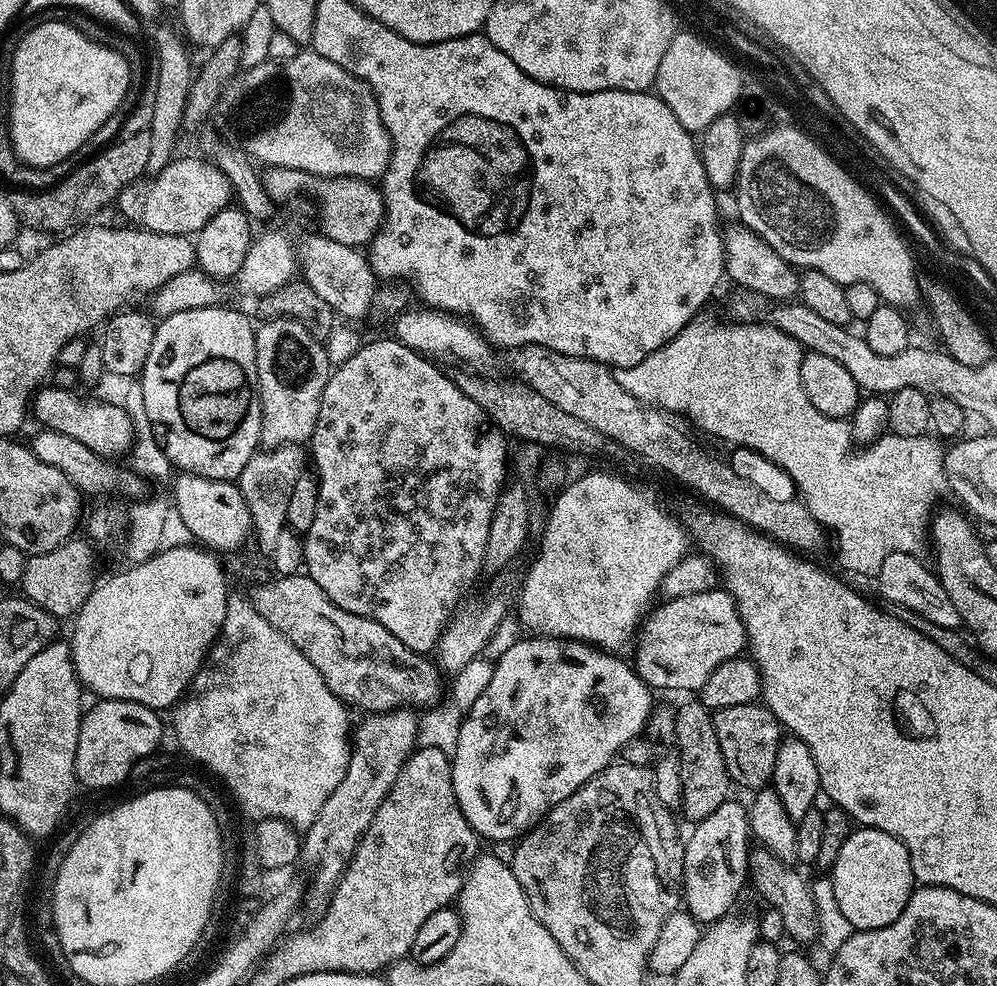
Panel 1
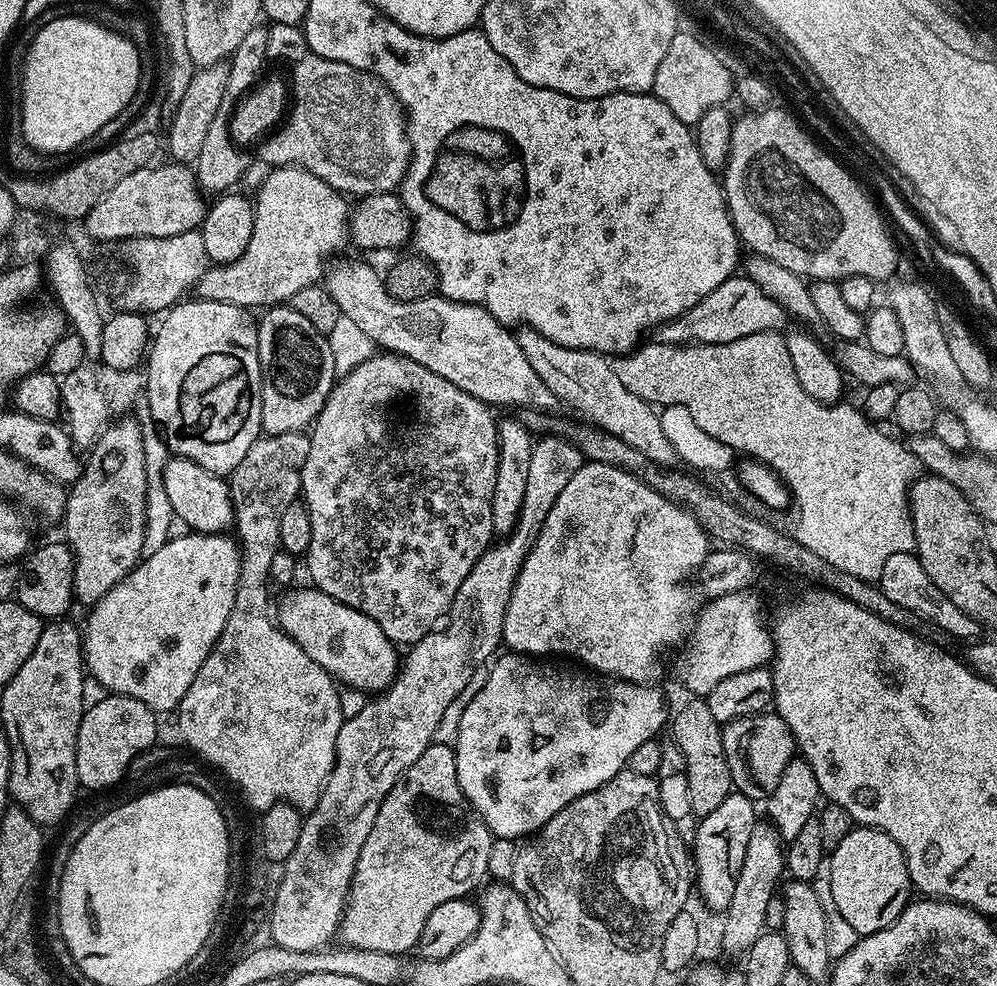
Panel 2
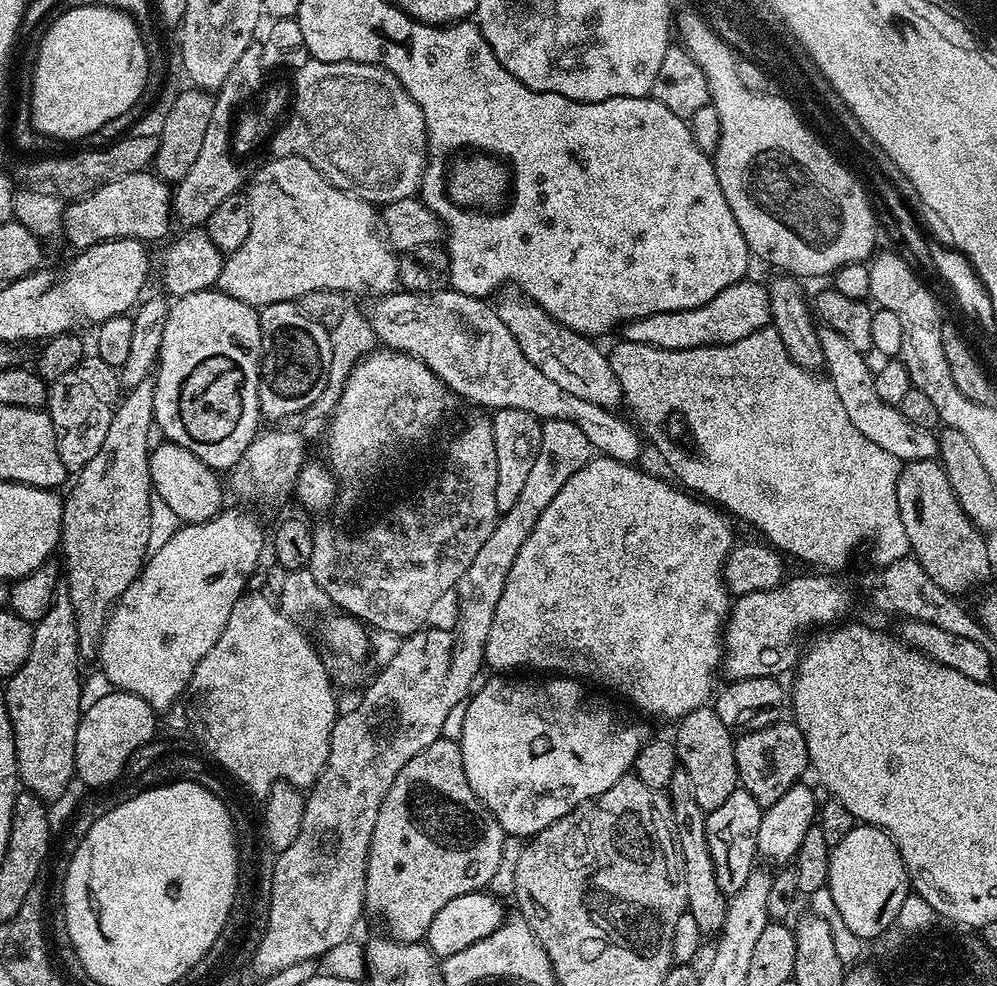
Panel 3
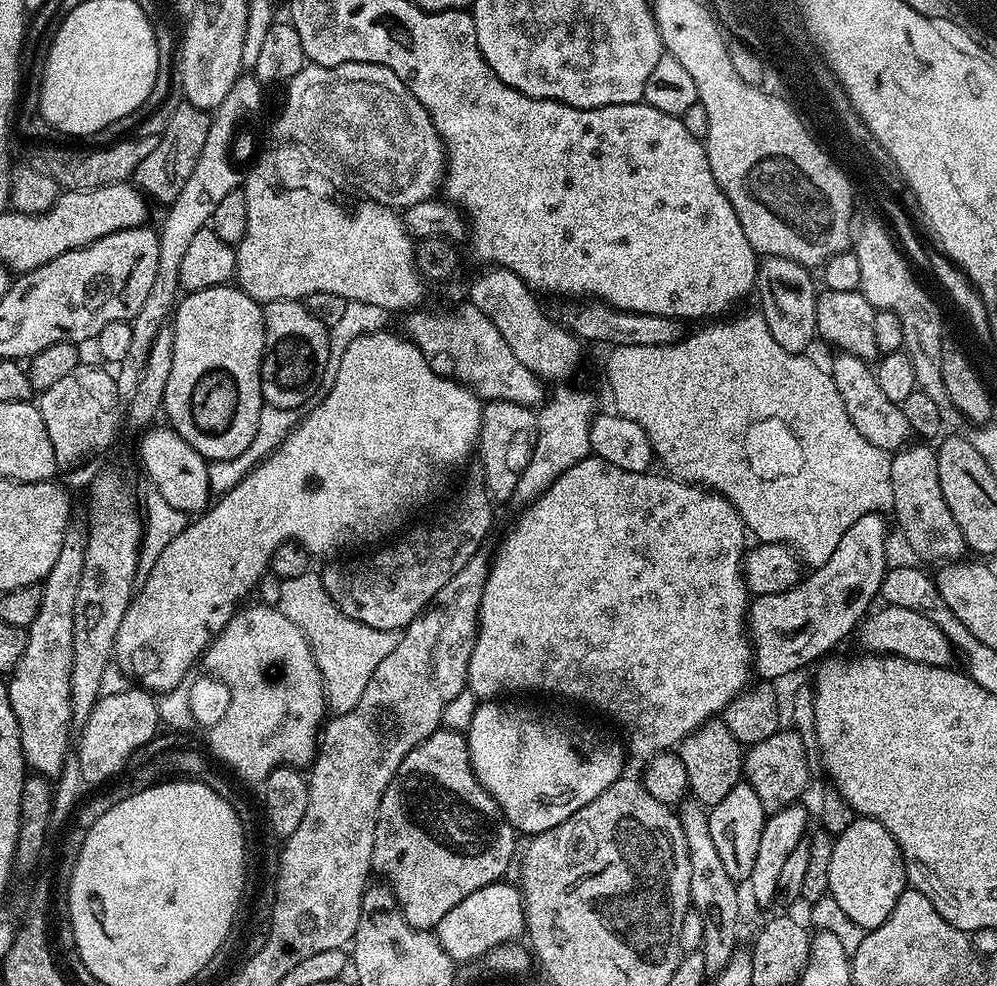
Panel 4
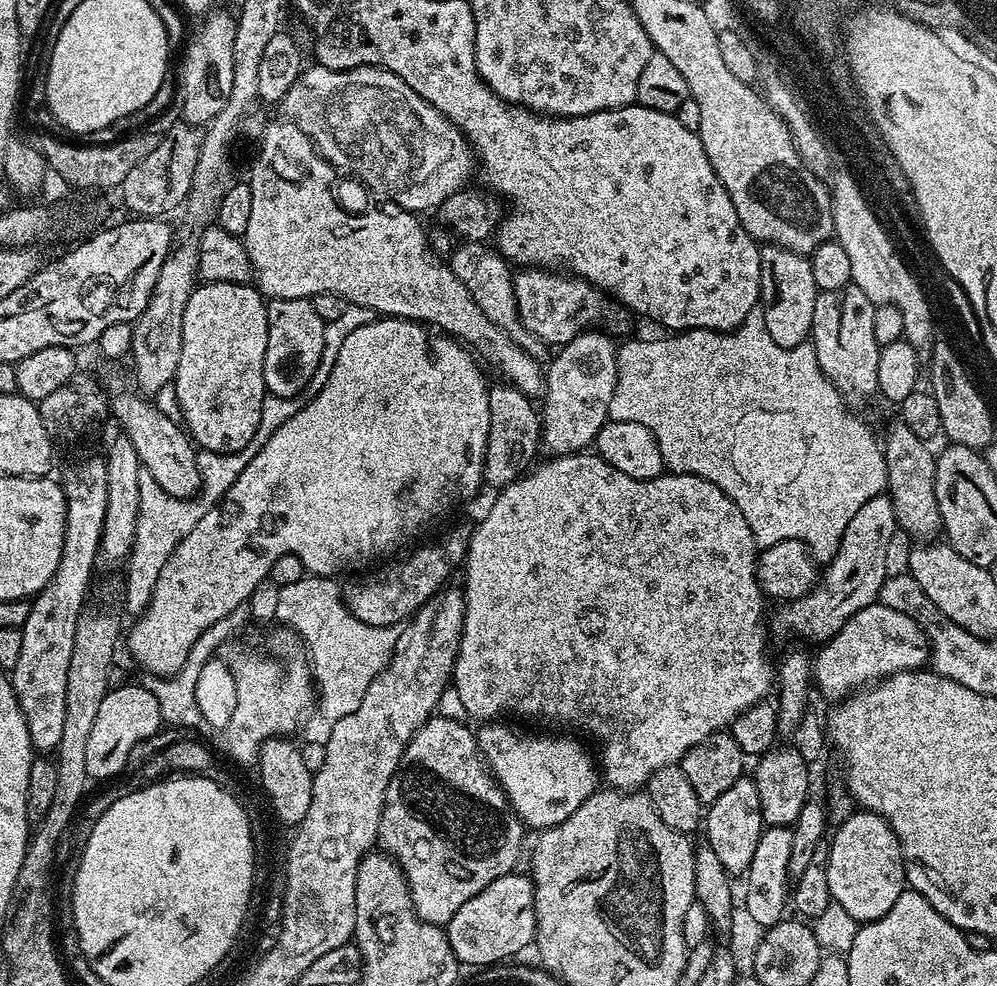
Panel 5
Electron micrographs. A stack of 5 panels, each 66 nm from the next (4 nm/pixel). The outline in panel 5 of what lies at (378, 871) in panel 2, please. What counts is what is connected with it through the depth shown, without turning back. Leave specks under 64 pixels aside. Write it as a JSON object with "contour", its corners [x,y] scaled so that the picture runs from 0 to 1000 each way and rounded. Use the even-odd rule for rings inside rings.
{"contour":[[[437,724],[417,741],[391,789],[379,838],[380,859],[405,884],[419,931],[442,939],[447,939],[475,907],[517,881],[514,879],[522,872],[528,845],[528,837],[510,816],[508,805],[481,764],[478,743],[467,735],[452,726]]]}

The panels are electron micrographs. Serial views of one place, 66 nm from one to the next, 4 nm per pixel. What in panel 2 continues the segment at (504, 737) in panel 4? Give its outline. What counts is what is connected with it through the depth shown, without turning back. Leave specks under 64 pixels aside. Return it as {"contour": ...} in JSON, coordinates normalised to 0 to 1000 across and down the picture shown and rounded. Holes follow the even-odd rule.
{"contour":[[[506,663],[506,666],[504,665],[492,674],[494,677],[490,680],[485,695],[477,703],[474,701],[468,707],[469,715],[461,722],[461,735],[457,738],[457,751],[455,749],[457,780],[459,781],[459,793],[463,797],[463,805],[467,805],[471,817],[483,830],[483,834],[487,834],[494,849],[502,851],[503,848],[506,852],[519,851],[518,853],[521,853],[523,850],[530,850],[541,844],[544,838],[548,838],[548,834],[552,834],[552,830],[556,830],[556,826],[560,826],[560,822],[572,817],[572,813],[576,813],[576,809],[588,805],[592,801],[598,801],[600,797],[612,793],[612,789],[616,789],[621,783],[627,782],[631,778],[636,761],[640,761],[640,757],[644,757],[644,753],[658,751],[665,738],[667,741],[672,730],[672,722],[670,726],[670,718],[666,715],[666,706],[654,698],[656,696],[631,694],[629,690],[595,684],[593,681],[583,680],[578,675],[561,677],[558,674],[561,672],[547,671],[545,668],[525,663]]]}

